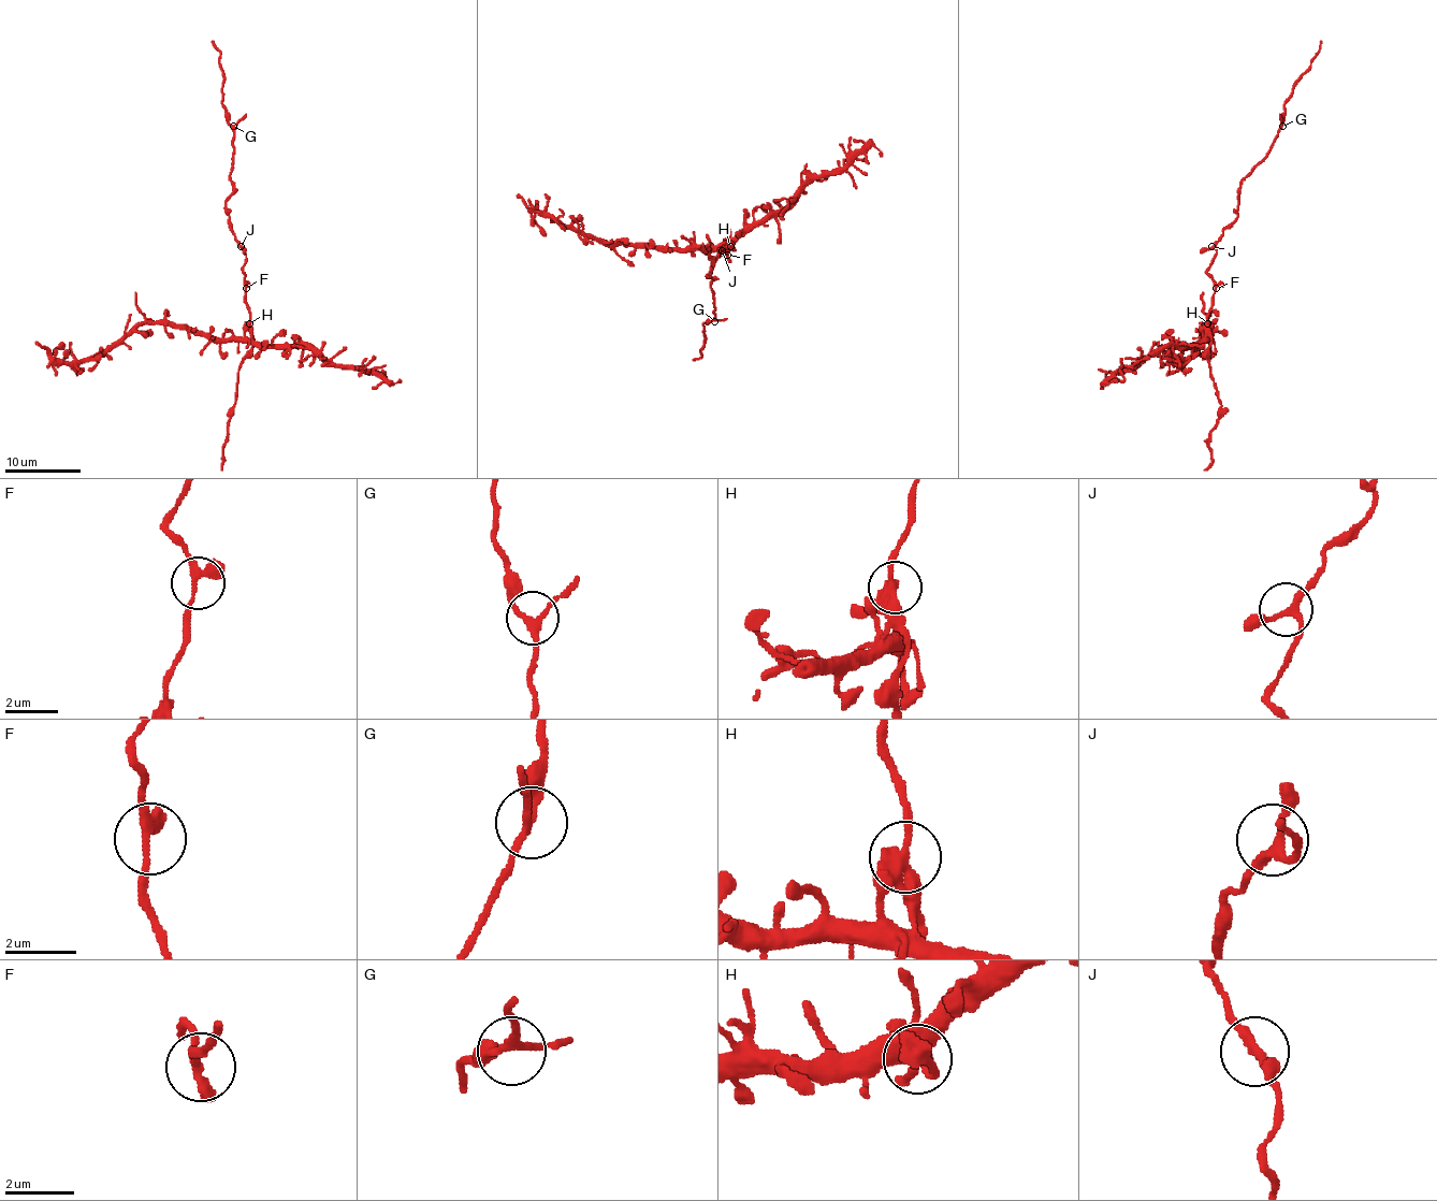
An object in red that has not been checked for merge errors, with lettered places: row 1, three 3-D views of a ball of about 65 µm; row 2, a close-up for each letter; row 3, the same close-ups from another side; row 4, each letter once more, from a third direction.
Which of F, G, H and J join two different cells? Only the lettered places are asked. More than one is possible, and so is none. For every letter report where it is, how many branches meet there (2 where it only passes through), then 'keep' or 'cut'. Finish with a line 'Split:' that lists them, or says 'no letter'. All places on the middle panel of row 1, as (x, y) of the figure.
F: place (727, 255); branches 3; keep
G: place (714, 321); branches 3; keep
H: place (730, 246); branches 3; keep
J: place (722, 250); branches 3; keep
Split: no letter

